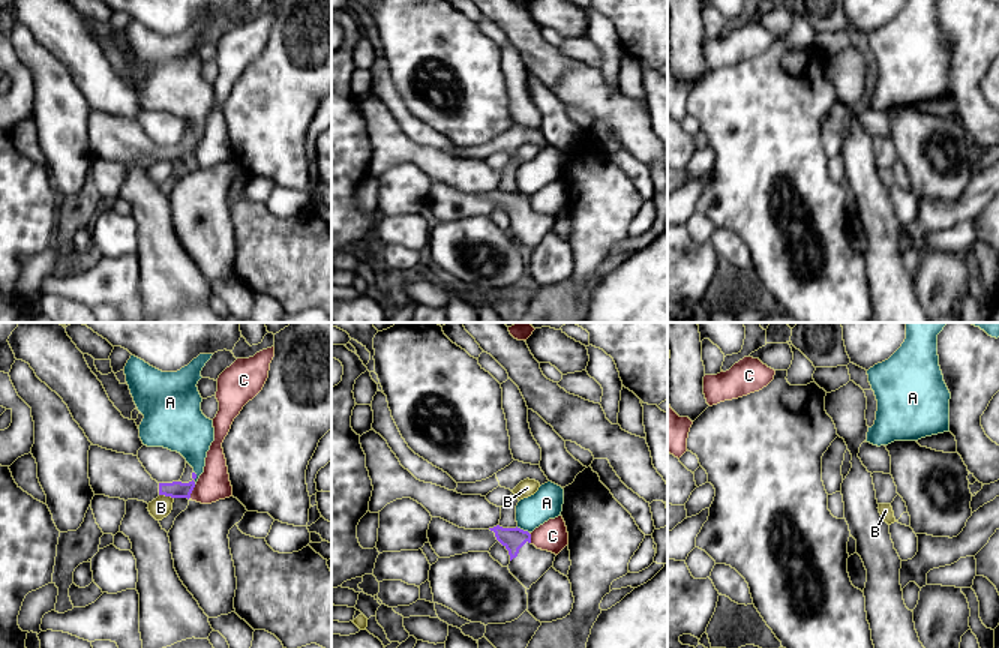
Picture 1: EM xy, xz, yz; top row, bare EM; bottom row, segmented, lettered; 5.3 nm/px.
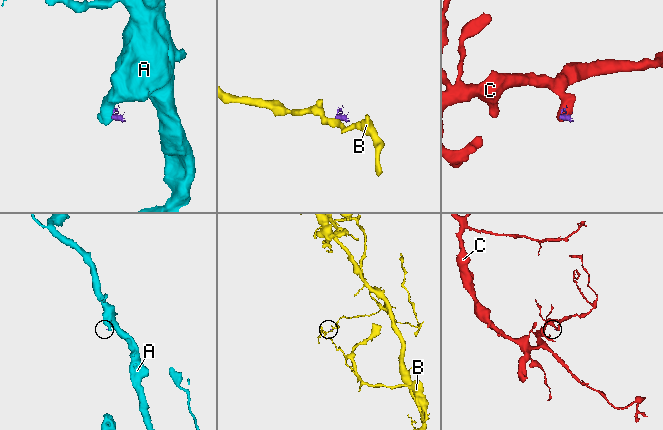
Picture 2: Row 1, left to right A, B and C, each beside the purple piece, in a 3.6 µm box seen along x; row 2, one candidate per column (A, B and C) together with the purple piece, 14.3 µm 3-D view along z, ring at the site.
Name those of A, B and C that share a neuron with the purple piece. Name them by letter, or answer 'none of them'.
none of them

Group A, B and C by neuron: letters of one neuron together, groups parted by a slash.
A / B / C

